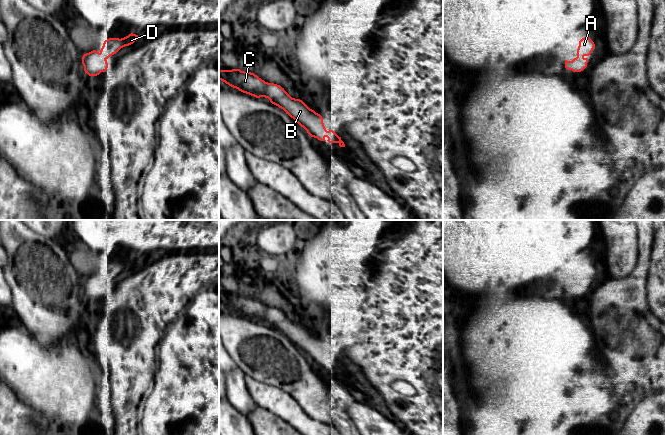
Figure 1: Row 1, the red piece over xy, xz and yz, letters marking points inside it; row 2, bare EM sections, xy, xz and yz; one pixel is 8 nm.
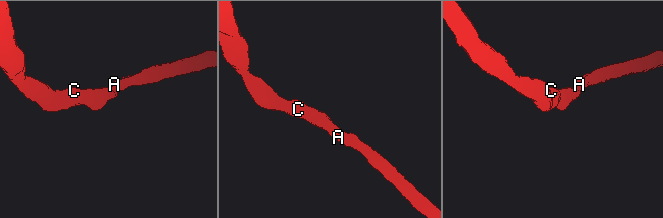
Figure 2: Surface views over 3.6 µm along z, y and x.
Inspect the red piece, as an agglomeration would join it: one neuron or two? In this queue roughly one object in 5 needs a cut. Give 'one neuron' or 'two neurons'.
one neuron

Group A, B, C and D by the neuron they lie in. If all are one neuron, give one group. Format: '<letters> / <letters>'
A B C D

